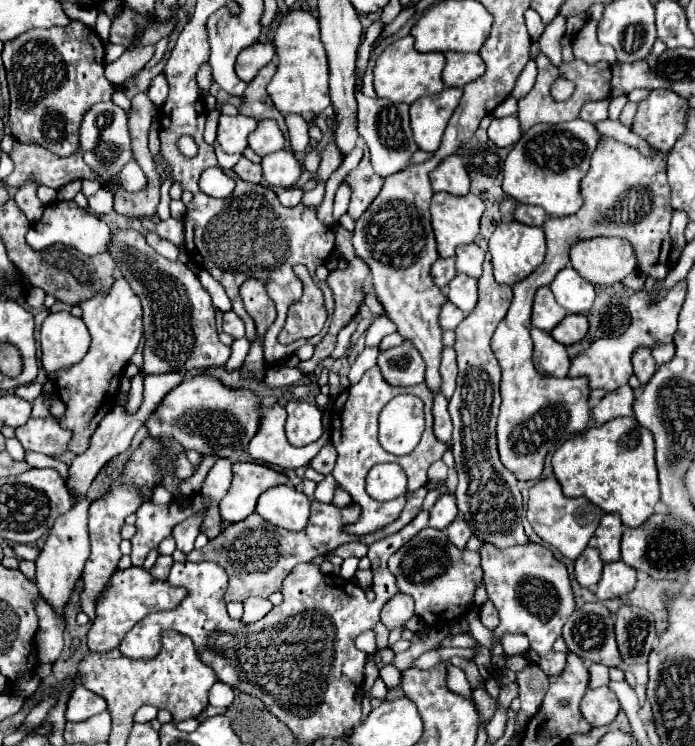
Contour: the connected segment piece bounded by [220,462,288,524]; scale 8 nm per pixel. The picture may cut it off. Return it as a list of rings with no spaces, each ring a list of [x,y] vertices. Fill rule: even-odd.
[[[234,462],[232,474],[234,478],[230,490],[220,502],[220,516],[230,524],[248,518],[254,512],[256,500],[262,492],[288,482],[286,474],[256,462]]]

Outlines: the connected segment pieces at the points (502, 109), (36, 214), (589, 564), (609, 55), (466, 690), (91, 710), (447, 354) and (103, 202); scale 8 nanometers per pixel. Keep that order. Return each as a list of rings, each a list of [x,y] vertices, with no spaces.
[[[508,96],[508,98],[506,98],[506,100],[492,112],[492,116],[494,116],[494,118],[506,118],[506,116],[516,116],[516,112],[518,112],[516,98]]]
[[[28,178],[24,186],[18,188],[16,196],[14,196],[14,202],[20,206],[20,210],[26,214],[26,218],[30,222],[36,222],[40,220],[42,212],[44,212],[44,204],[40,202],[36,190],[38,190],[38,180],[36,178]]]
[[[586,548],[576,558],[574,564],[576,564],[574,576],[576,576],[578,584],[584,586],[584,588],[594,590],[596,584],[598,584],[598,580],[600,580],[600,576],[602,576],[602,566],[604,566],[604,562],[598,556],[598,550],[596,548]]]
[[[586,20],[582,30],[572,39],[573,54],[588,64],[606,61],[612,65],[617,60],[616,52],[613,48],[600,45],[598,38],[596,38],[596,28],[598,28],[596,20]]]
[[[444,662],[444,666],[446,666],[446,670],[448,670],[448,676],[446,676],[448,688],[450,688],[452,692],[458,692],[458,694],[470,698],[470,690],[472,690],[472,688],[470,688],[464,672],[462,672],[460,668],[456,668],[456,666],[452,666],[450,662]]]
[[[76,686],[66,704],[66,720],[82,722],[104,710],[106,710],[106,700],[102,696],[88,692],[84,686]]]
[[[444,348],[440,374],[442,374],[442,394],[446,396],[446,400],[450,400],[452,398],[452,392],[456,390],[456,376],[458,376],[454,348]]]
[[[100,188],[100,192],[96,192],[94,196],[88,198],[88,204],[90,204],[90,212],[94,212],[98,216],[110,214],[112,212],[112,194],[108,190]]]

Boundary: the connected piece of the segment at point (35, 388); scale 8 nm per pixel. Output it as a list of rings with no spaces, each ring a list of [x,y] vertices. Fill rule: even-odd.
[[[32,382],[32,384],[24,384],[24,386],[16,388],[16,396],[24,398],[28,402],[34,402],[40,394],[42,394],[42,384],[40,382]]]

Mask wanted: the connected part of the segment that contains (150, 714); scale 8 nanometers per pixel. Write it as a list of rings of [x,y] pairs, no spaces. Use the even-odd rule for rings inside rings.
[[[150,705],[142,706],[135,713],[134,722],[135,723],[150,722],[157,717],[157,714],[158,714],[157,708],[150,706]]]

